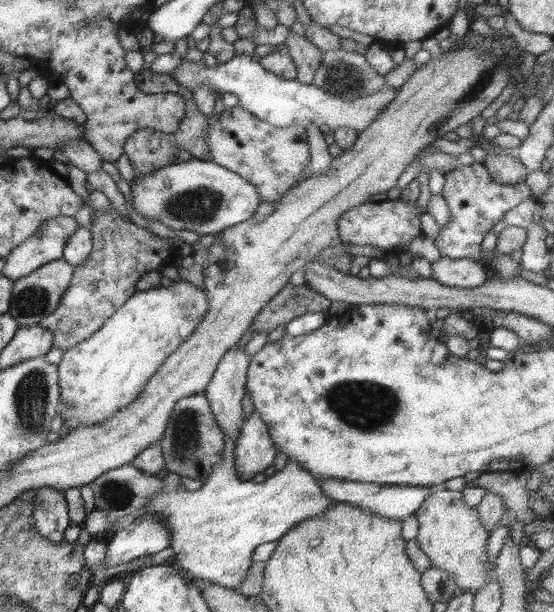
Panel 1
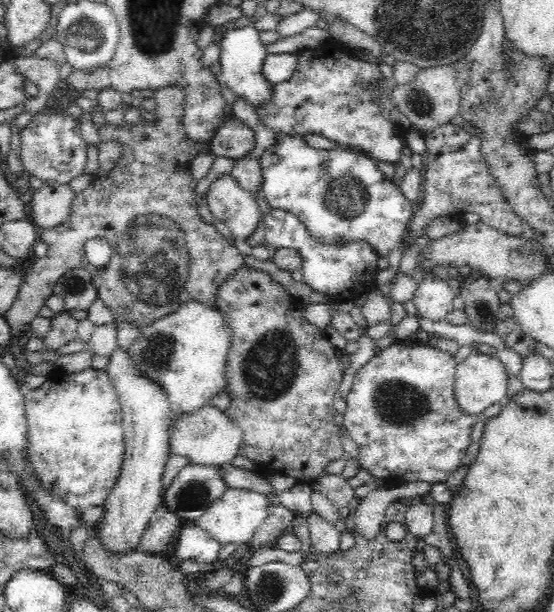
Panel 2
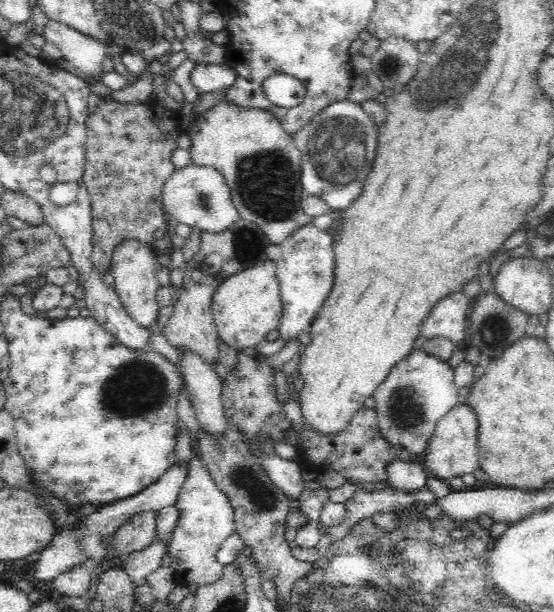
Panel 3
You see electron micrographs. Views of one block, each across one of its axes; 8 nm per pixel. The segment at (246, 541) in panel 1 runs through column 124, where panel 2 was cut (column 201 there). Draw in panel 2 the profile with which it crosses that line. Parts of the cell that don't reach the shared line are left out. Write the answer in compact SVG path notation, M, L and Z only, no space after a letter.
M227 488L222 495L209 505L200 518L197 518L197 524L209 532L221 545L232 543L244 547L268 516L270 505L267 496L254 490L236 488Z

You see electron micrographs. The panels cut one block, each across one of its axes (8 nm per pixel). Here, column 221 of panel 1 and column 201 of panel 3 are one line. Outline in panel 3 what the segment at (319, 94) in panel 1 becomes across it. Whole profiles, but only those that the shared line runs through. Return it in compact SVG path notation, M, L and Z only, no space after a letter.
M229 62L224 64L196 63L189 74L192 86L200 93L225 91L237 78L234 67Z

